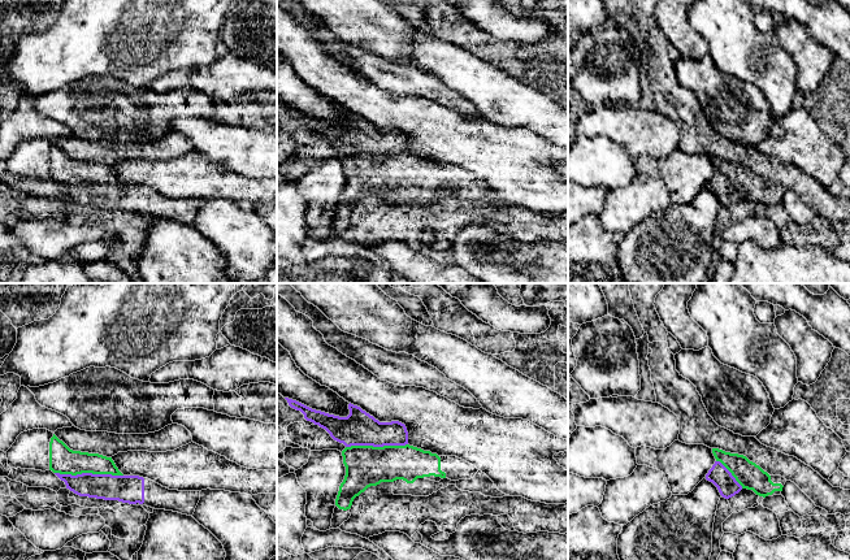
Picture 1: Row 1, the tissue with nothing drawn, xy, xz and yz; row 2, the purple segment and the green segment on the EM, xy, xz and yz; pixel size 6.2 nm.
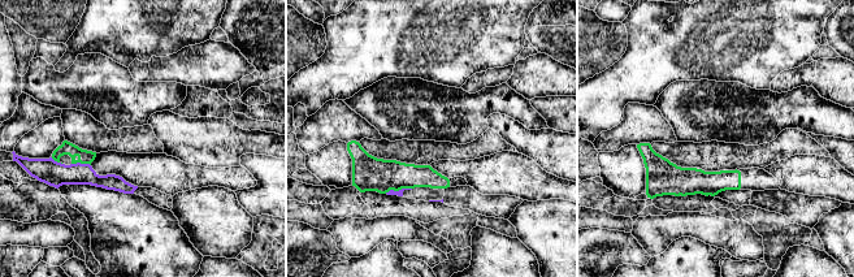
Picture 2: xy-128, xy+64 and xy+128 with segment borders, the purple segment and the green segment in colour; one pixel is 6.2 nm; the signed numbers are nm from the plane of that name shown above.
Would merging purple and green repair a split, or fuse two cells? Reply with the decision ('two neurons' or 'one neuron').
two neurons

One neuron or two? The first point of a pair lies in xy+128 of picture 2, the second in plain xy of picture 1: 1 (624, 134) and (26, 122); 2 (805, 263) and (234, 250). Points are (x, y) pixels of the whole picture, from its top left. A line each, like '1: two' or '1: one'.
1: one
2: two

